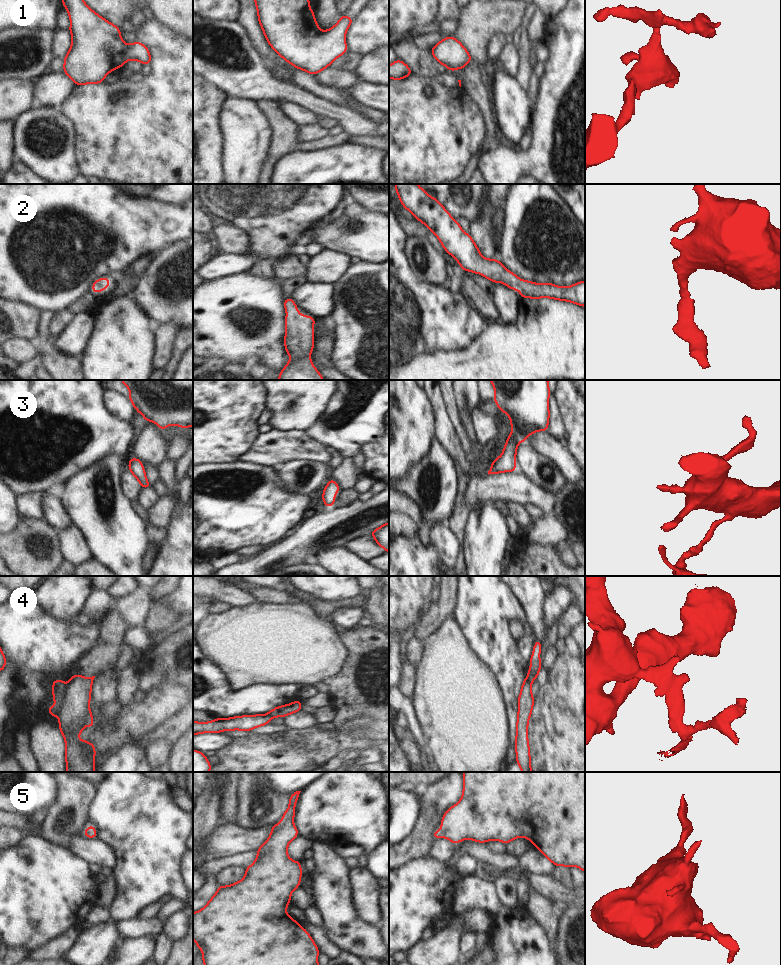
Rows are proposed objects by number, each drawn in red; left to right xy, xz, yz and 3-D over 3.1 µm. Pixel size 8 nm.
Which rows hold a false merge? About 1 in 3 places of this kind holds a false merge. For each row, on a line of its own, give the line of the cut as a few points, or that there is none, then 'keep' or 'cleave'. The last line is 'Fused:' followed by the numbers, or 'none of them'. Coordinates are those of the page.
1: no cut | keep
2: no cut | keep
3: no cut | keep
4: xy (75, 675), (65, 689), (57, 715) | cleave
5: no cut | keep
Fused: 4

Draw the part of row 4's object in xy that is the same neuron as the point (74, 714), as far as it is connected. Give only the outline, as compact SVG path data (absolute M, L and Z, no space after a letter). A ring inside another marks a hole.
M76 674L66 687L58 707L59 729L66 744L66 772L95 772L94 744L78 739L86 725L94 727L89 708L94 678L95 676L86 678Z

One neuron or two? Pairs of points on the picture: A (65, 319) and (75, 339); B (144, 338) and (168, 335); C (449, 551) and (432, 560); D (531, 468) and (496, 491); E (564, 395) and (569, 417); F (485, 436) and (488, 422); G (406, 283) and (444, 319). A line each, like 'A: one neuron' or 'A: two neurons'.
A: two neurons
B: two neurons
C: two neurons
D: two neurons
E: one neuron
F: one neuron
G: one neuron

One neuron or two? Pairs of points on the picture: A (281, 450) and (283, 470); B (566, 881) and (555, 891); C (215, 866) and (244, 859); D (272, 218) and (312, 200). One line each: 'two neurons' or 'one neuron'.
A: two neurons
B: two neurons
C: one neuron
D: one neuron

